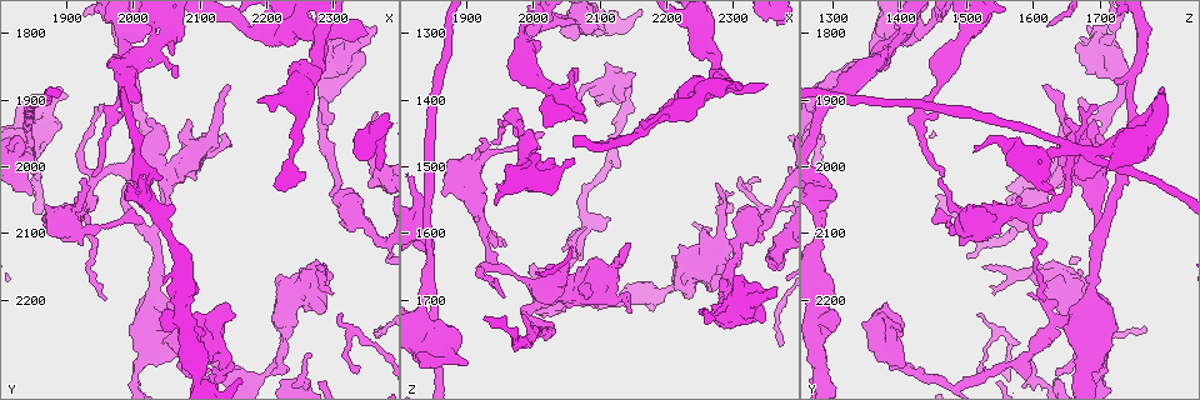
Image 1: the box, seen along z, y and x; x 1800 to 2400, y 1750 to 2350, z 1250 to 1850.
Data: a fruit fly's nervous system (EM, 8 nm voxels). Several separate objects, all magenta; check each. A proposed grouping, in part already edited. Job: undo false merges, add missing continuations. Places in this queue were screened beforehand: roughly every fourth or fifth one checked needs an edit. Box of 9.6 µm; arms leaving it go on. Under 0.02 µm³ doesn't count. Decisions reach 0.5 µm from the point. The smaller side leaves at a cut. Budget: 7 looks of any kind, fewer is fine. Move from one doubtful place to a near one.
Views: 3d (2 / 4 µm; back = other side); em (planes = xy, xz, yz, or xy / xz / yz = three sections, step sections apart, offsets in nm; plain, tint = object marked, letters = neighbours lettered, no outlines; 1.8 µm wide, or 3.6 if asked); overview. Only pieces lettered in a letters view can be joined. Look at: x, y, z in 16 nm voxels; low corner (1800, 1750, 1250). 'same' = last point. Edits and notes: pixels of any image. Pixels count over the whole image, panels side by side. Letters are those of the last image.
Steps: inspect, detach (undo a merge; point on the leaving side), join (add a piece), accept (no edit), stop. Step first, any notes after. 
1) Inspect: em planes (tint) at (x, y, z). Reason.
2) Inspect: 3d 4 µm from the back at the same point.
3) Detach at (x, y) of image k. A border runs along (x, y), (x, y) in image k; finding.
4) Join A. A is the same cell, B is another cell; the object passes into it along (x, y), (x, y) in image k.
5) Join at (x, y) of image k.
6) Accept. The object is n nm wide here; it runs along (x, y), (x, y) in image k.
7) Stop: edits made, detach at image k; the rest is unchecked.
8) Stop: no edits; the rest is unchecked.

Inspect: 3d 4 µm at (1845, 1970, 1650).

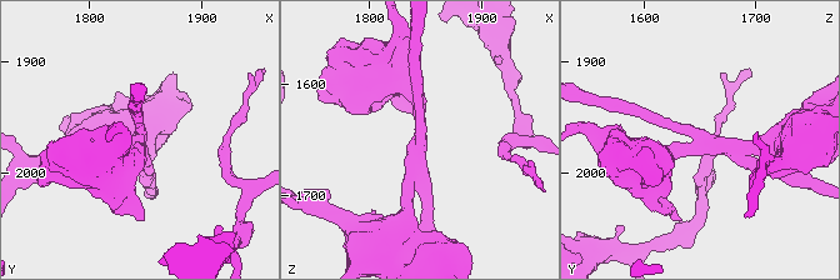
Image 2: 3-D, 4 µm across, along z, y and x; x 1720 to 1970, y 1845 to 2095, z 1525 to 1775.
Inspect: em planes (letters) at (1842, 1972, 1652). 4 arms meet here.

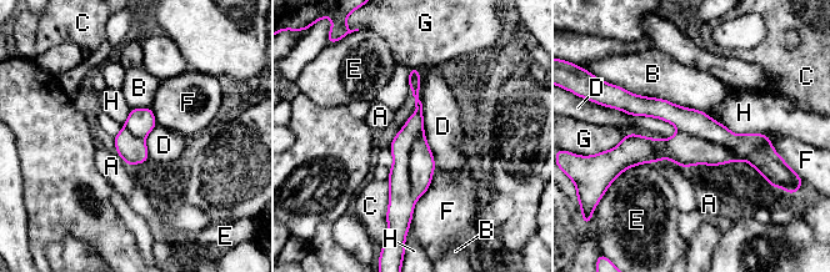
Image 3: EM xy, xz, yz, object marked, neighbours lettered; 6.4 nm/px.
Detach at (421, 161) of image 3. A, B, C, D, E, F, G and H are other cells; a border runs along (424, 131), (410, 154), (415, 200) in image 3; a second neuron is stuck on.

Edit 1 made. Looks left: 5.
Inspect: overview.

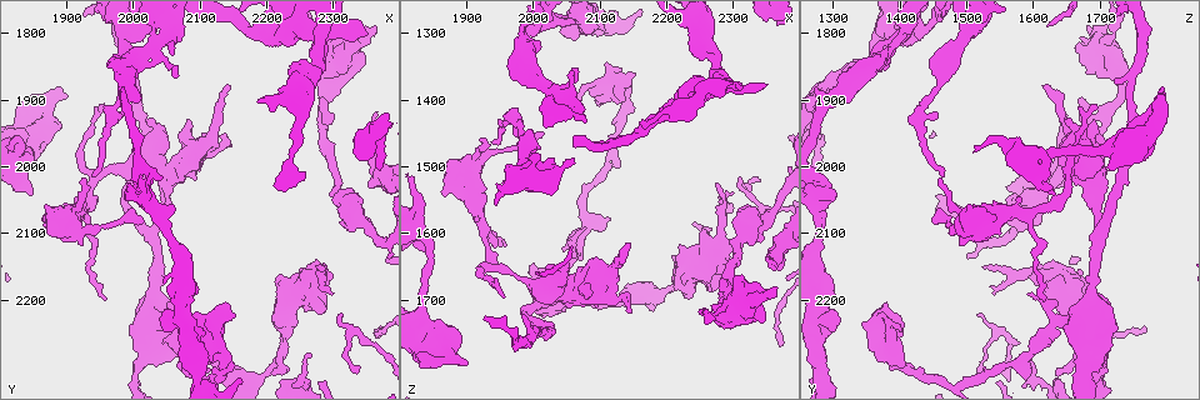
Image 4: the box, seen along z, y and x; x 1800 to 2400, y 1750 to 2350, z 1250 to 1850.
Inspect: em yz step 8 (tint) at (2140, 1875, 1615). Free end.

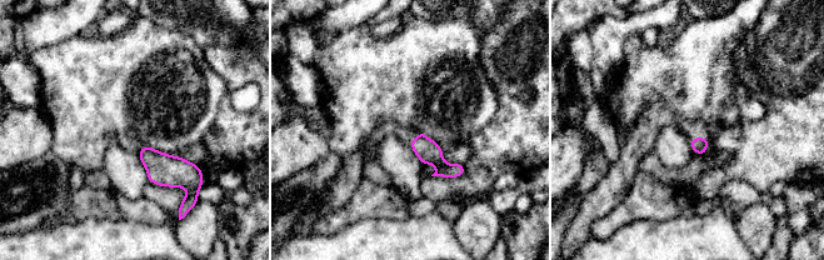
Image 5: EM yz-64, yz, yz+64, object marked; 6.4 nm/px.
Inspect: em planes (letters) at the same point.

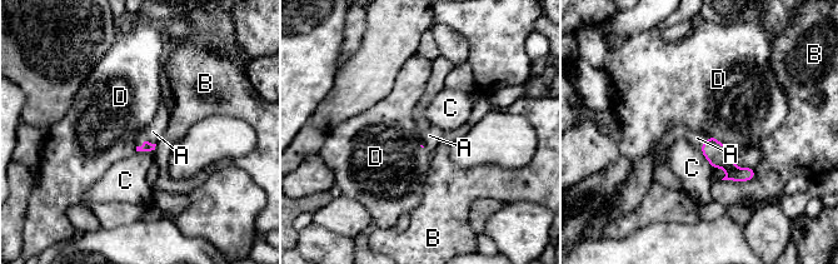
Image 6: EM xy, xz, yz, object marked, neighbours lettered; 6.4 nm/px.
Join A. A is the same cell, B, C and D are other cells; the object passes into it along (146, 147), (145, 142), (153, 132) in image 6; the neuron continues.

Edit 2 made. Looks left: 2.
Inspect: 3d 4 µm at (2350, 1805, 1375).

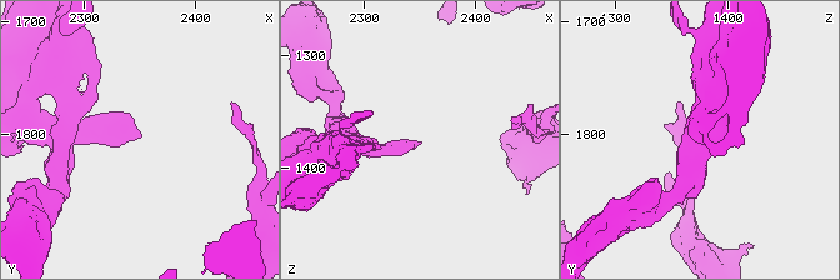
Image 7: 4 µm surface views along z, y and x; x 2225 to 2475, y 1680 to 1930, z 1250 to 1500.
Inspect: em planes (letters) at (2352, 1804, 1376). Shape alone is not enough.

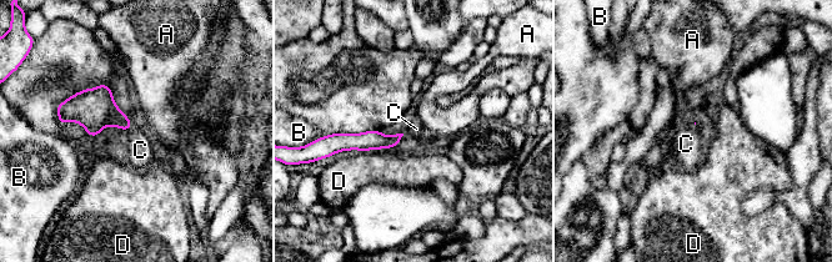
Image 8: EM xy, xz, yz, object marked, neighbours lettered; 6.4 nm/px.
Join C. C is the same cell, A, B and D are other cells; the object passes into it along (96, 110), (130, 127), (140, 150) in image 8; the neuron continues.

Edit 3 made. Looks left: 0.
Stop: edits made, detach at image 3, join at image 6, join at image 8; the rest is unchecked.

